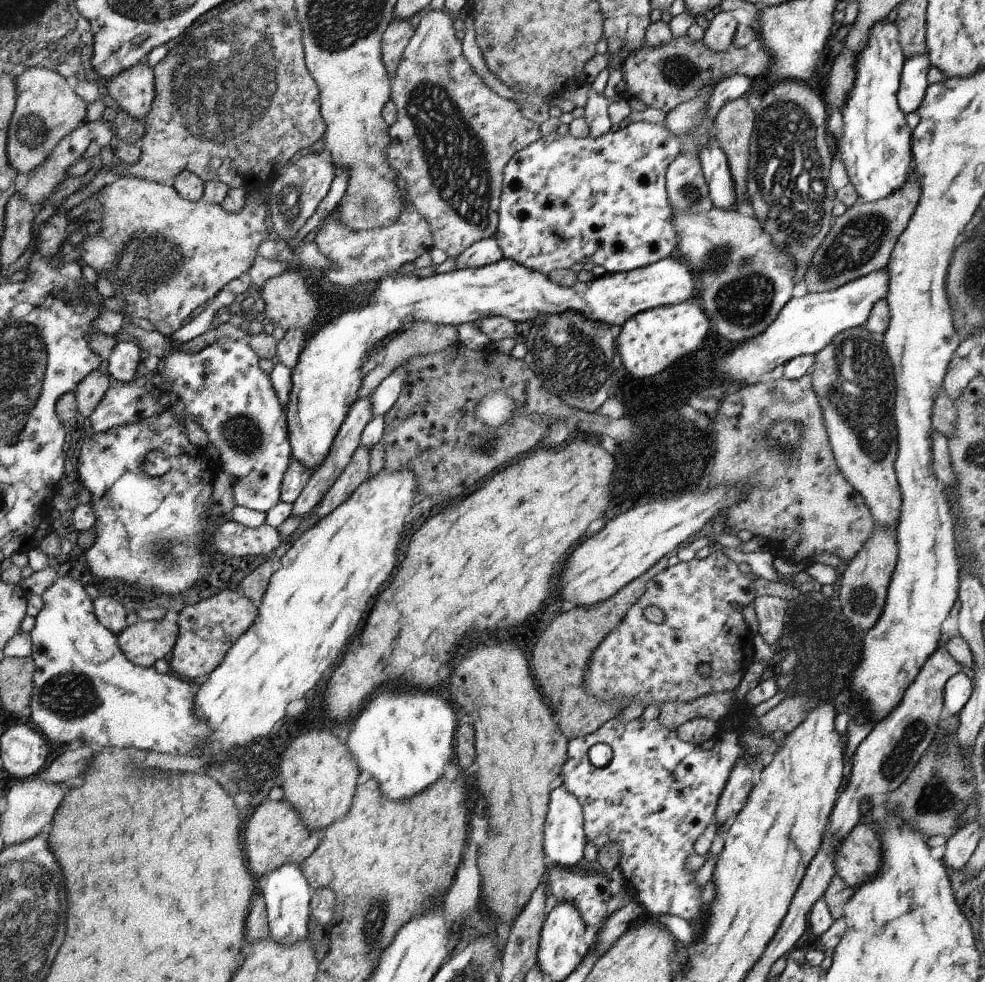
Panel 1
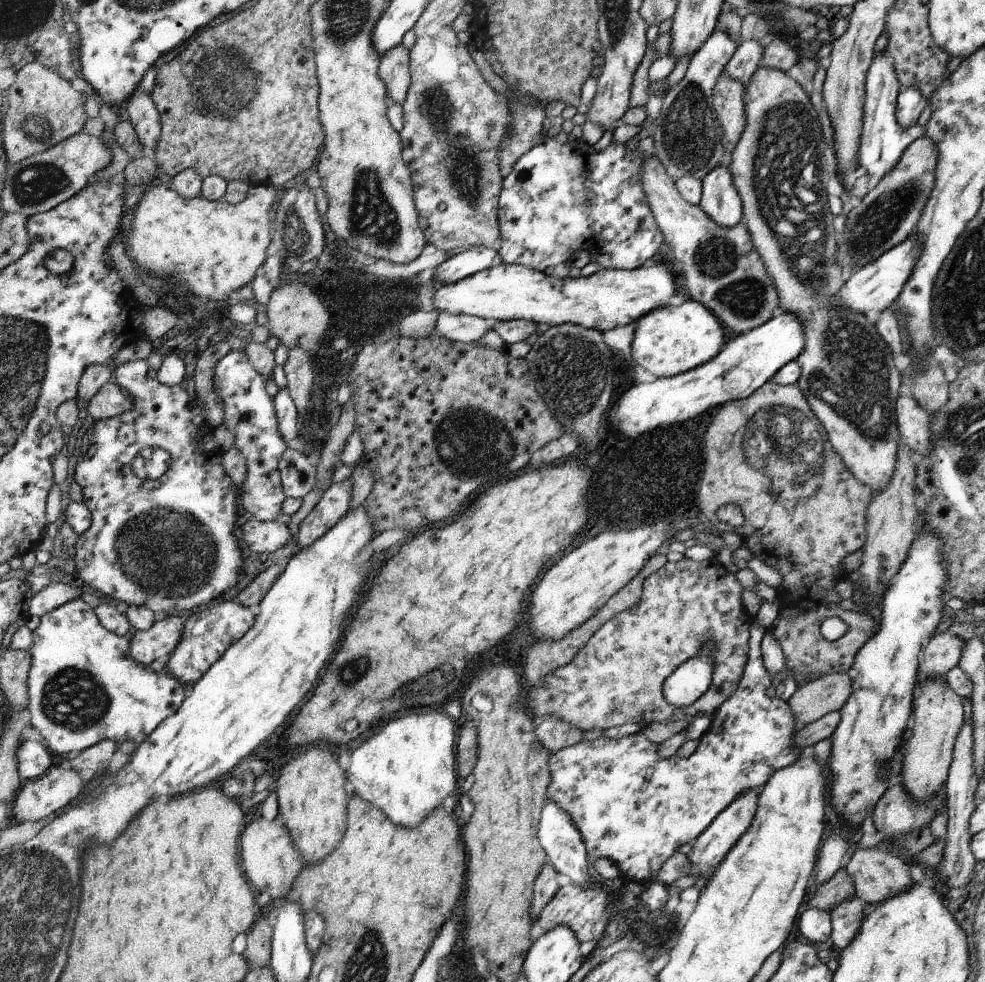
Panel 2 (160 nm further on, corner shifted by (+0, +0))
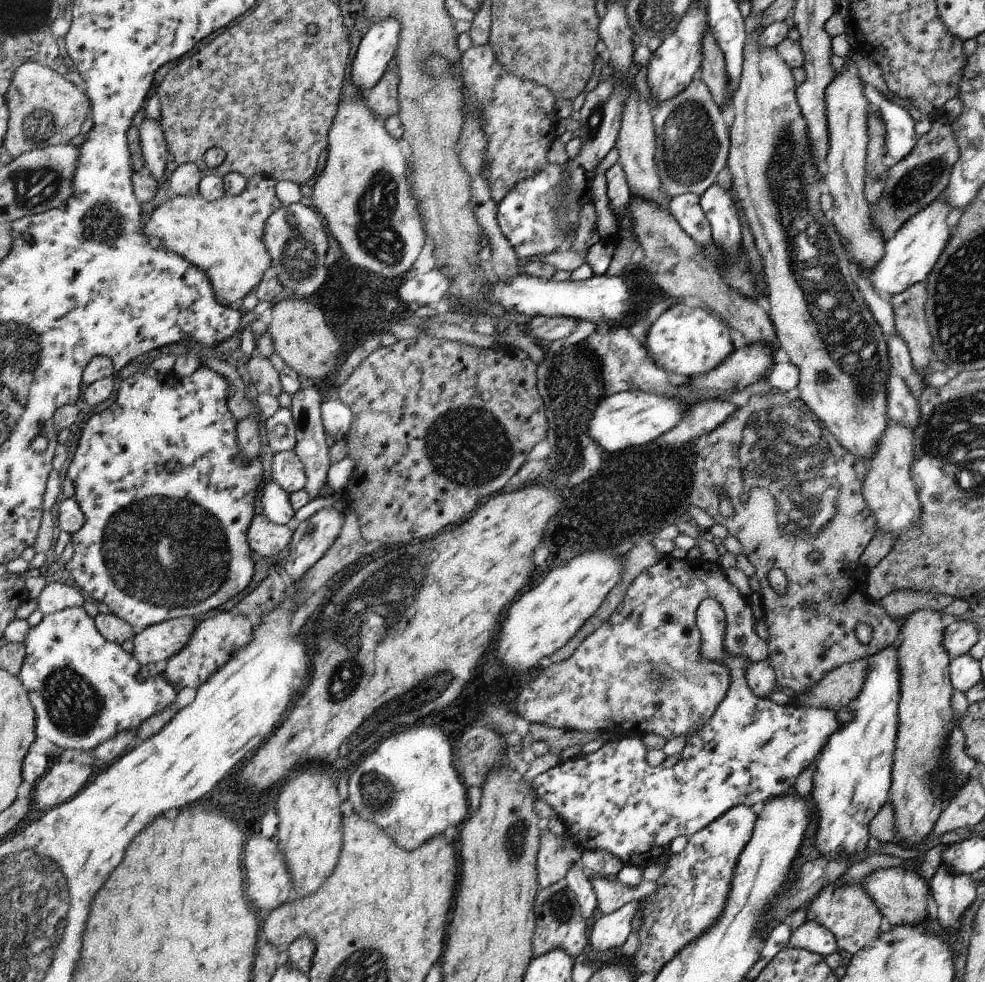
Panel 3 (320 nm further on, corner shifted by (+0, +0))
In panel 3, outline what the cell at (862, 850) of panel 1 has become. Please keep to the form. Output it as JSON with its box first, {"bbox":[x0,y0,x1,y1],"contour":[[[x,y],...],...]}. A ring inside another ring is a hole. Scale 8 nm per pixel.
{"bbox":[861,868,930,926],"contour":[[[878,868],[861,883],[864,890],[872,897],[872,902],[880,910],[880,914],[888,919],[892,926],[900,924],[916,924],[916,922],[929,922],[928,917],[928,891],[930,886],[927,880],[921,878],[916,870],[893,868]]]}

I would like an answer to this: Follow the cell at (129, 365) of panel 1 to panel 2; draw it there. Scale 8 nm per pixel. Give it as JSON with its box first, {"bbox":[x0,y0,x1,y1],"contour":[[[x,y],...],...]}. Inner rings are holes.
{"bbox":[72,359,244,617],"contour":[[[146,359],[129,361],[118,368],[114,368],[114,380],[118,384],[124,385],[124,390],[128,391],[133,401],[133,407],[129,411],[120,414],[120,416],[97,421],[94,428],[87,430],[83,436],[80,447],[81,456],[78,458],[78,464],[75,468],[75,480],[83,489],[83,502],[93,512],[93,525],[89,531],[86,531],[78,538],[72,558],[72,565],[74,572],[79,572],[81,584],[85,588],[100,592],[105,596],[110,596],[118,602],[126,602],[128,606],[133,604],[134,606],[145,606],[150,608],[157,617],[162,617],[172,614],[184,614],[184,610],[200,610],[202,604],[210,603],[210,600],[214,600],[214,598],[218,600],[218,596],[222,596],[226,590],[230,590],[230,588],[234,588],[238,584],[238,578],[240,578],[240,572],[242,572],[244,564],[242,564],[242,552],[240,552],[240,546],[238,546],[238,538],[234,536],[234,528],[236,528],[236,522],[238,522],[238,504],[236,504],[238,488],[234,486],[228,470],[223,465],[224,452],[216,443],[216,439],[214,439],[214,429],[206,421],[204,410],[200,406],[197,395],[193,400],[194,406],[190,406],[192,398],[190,398],[190,394],[188,394],[184,387],[180,385],[166,386],[157,378],[148,378],[149,368],[149,362]],[[146,447],[166,448],[171,456],[168,470],[160,478],[153,481],[138,478],[132,470],[131,462],[134,460],[134,457]]]}

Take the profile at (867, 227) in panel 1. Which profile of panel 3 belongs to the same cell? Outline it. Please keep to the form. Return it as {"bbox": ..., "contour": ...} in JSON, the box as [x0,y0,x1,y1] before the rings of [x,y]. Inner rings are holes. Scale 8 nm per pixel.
{"bbox":[870,120,959,240],"contour":[[[936,120],[930,131],[918,138],[912,152],[888,170],[882,196],[876,206],[870,206],[872,224],[878,228],[884,240],[894,237],[908,220],[942,196],[948,182],[951,182],[952,166],[959,162],[959,146],[948,120]]]}

